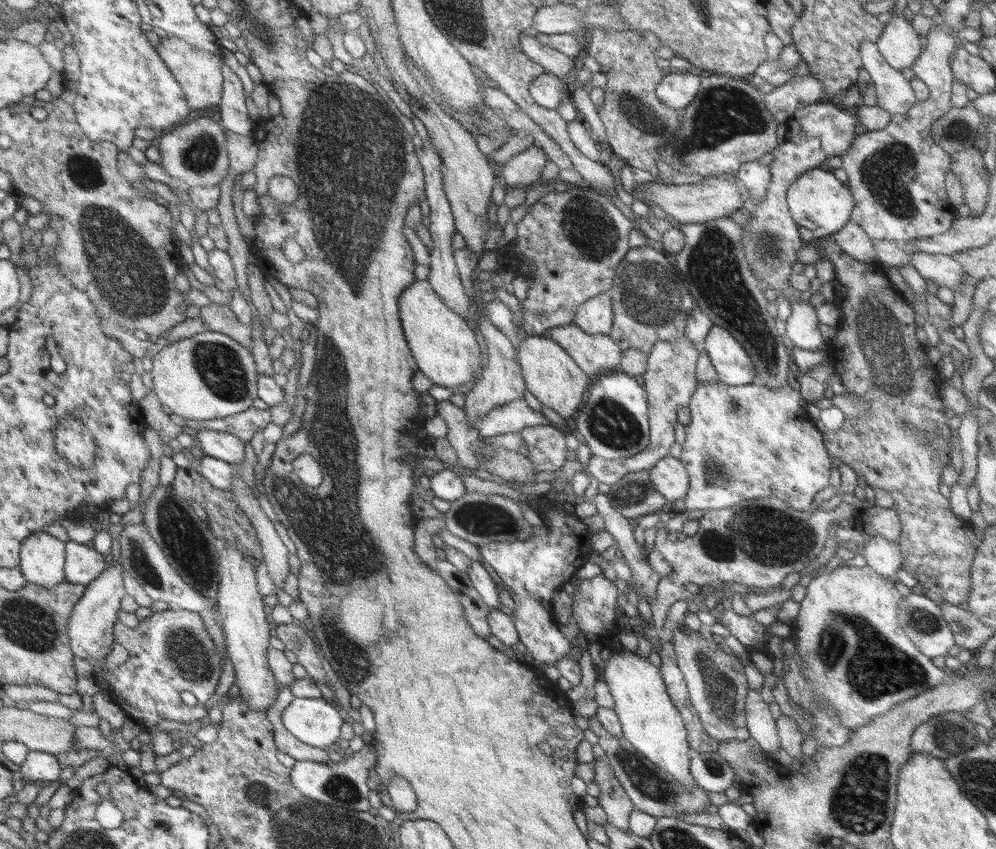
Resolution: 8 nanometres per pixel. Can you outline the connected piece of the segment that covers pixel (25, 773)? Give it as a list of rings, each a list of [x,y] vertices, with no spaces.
[[[33,750],[19,771],[27,782],[50,784],[61,776],[62,769],[58,755]]]

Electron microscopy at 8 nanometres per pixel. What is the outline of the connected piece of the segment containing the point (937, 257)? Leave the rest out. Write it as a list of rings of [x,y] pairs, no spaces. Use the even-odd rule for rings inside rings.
[[[909,253],[909,264],[921,278],[933,282],[939,288],[952,290],[961,280],[961,267],[952,259],[952,255]]]

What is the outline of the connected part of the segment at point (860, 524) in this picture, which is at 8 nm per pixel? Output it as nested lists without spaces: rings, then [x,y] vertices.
[[[872,504],[867,509],[858,510],[852,521],[852,528],[859,531],[863,543],[873,537],[881,537],[889,543],[897,543],[899,539],[899,518],[894,510]]]

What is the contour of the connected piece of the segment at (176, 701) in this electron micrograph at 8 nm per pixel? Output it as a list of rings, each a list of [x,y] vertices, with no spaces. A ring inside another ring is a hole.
[[[168,608],[142,619],[137,628],[125,626],[119,621],[114,633],[116,642],[127,647],[130,657],[113,672],[104,673],[103,679],[107,692],[130,719],[143,730],[148,730],[157,726],[157,722],[161,720],[175,720],[175,722],[187,724],[207,716],[207,708],[204,706],[215,694],[223,668],[221,667],[222,658],[218,656],[214,640],[208,633],[204,618],[199,613]],[[183,692],[191,692],[196,697],[194,707],[187,707],[187,704],[181,700]]]

